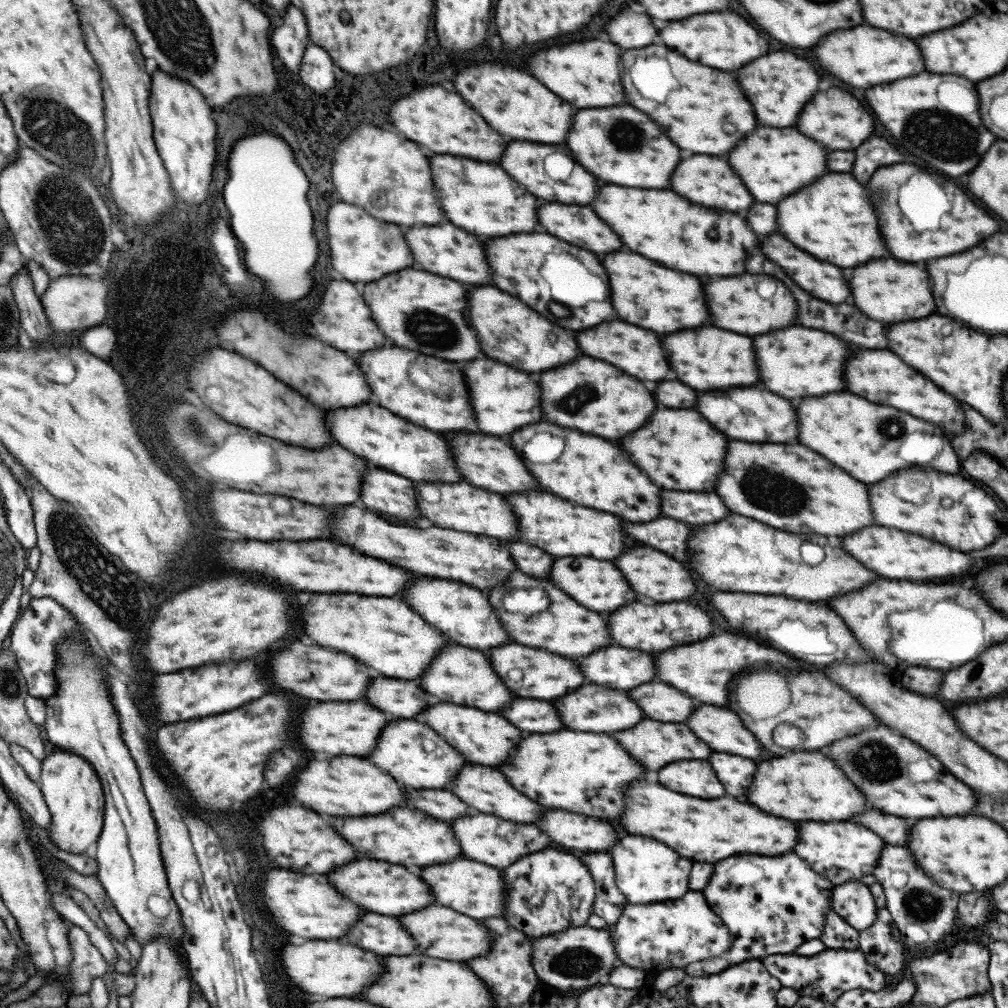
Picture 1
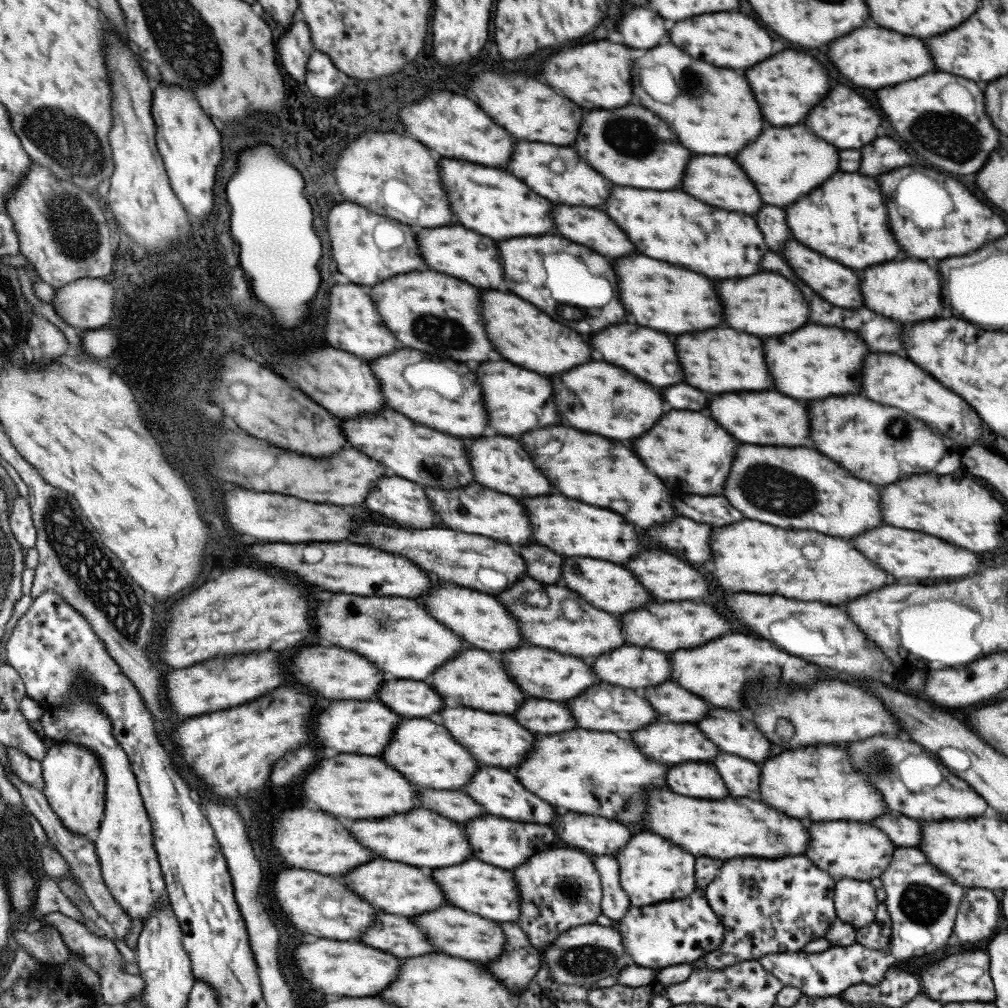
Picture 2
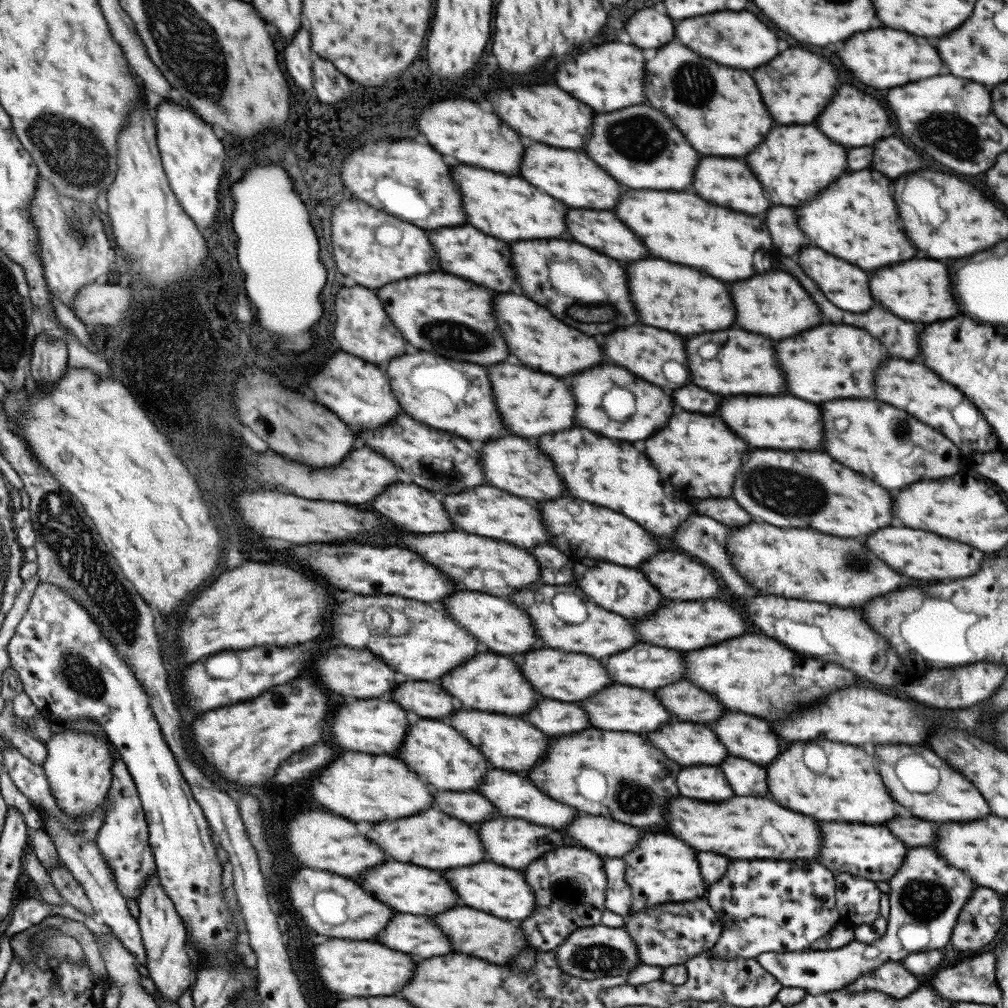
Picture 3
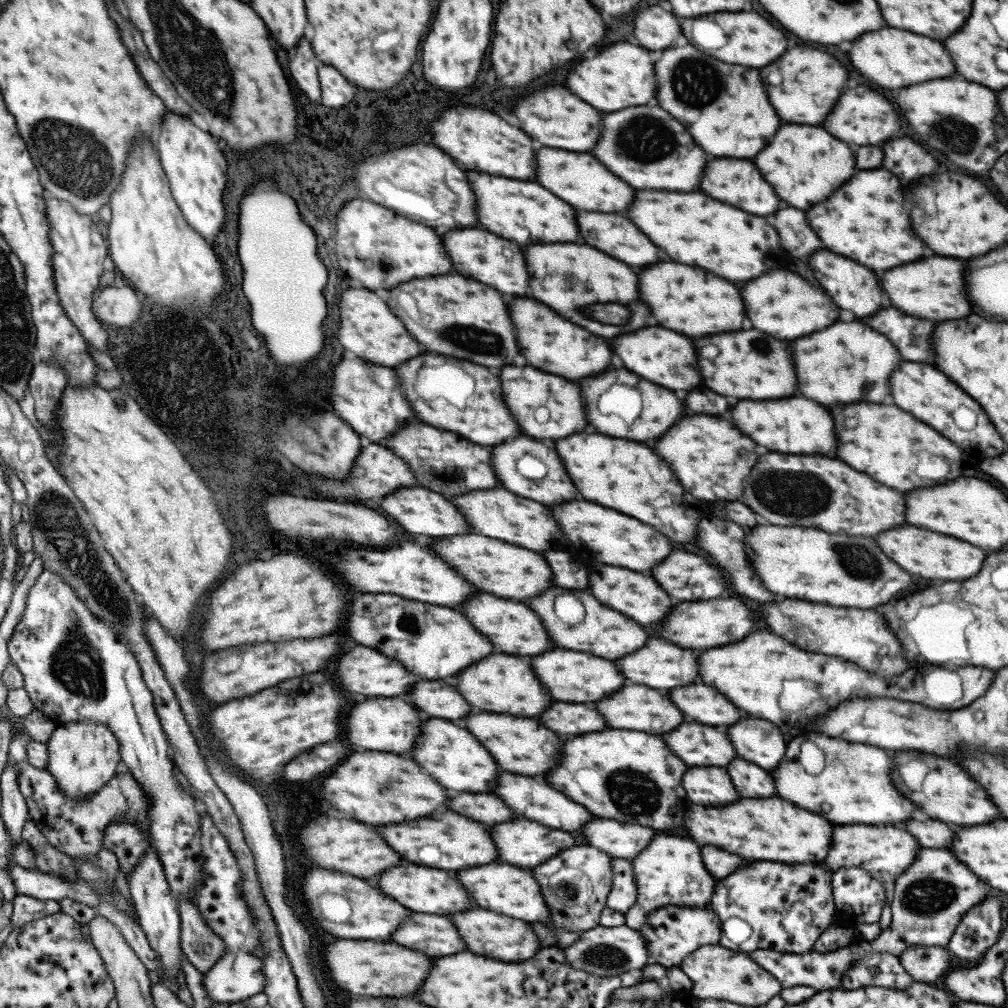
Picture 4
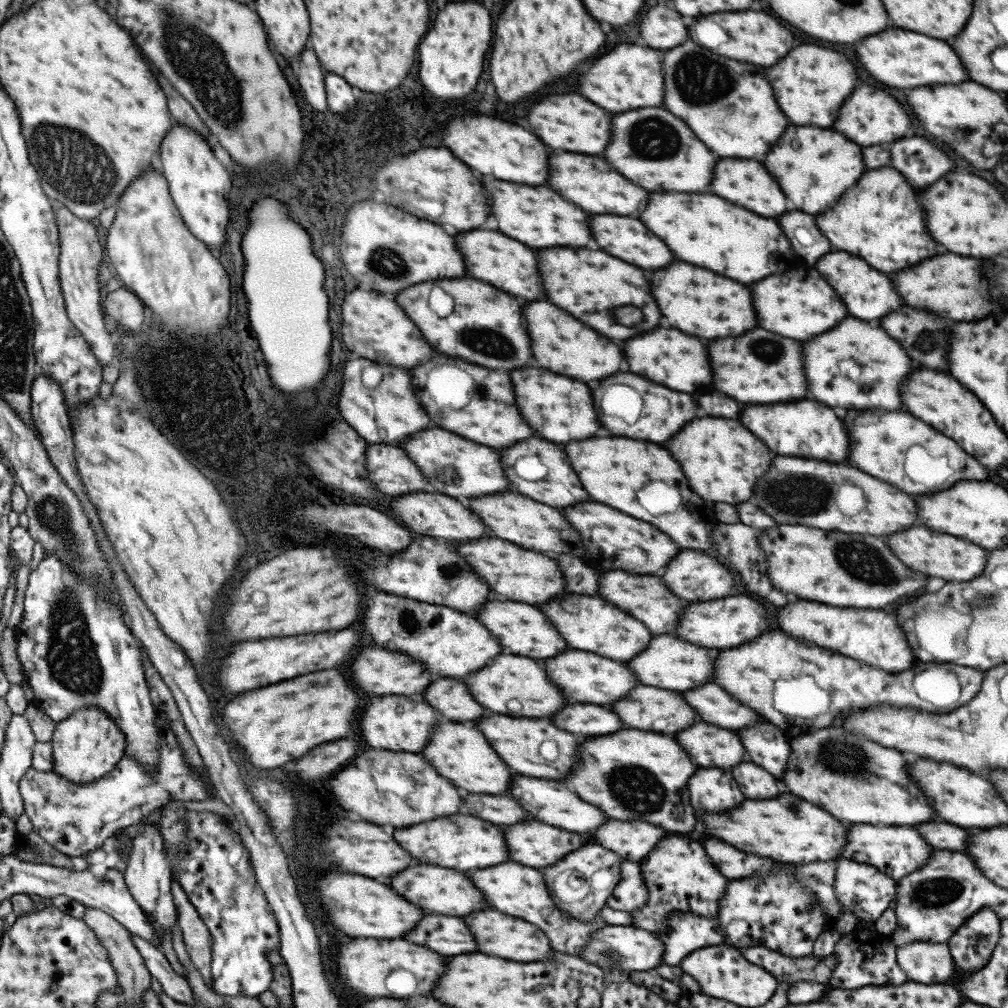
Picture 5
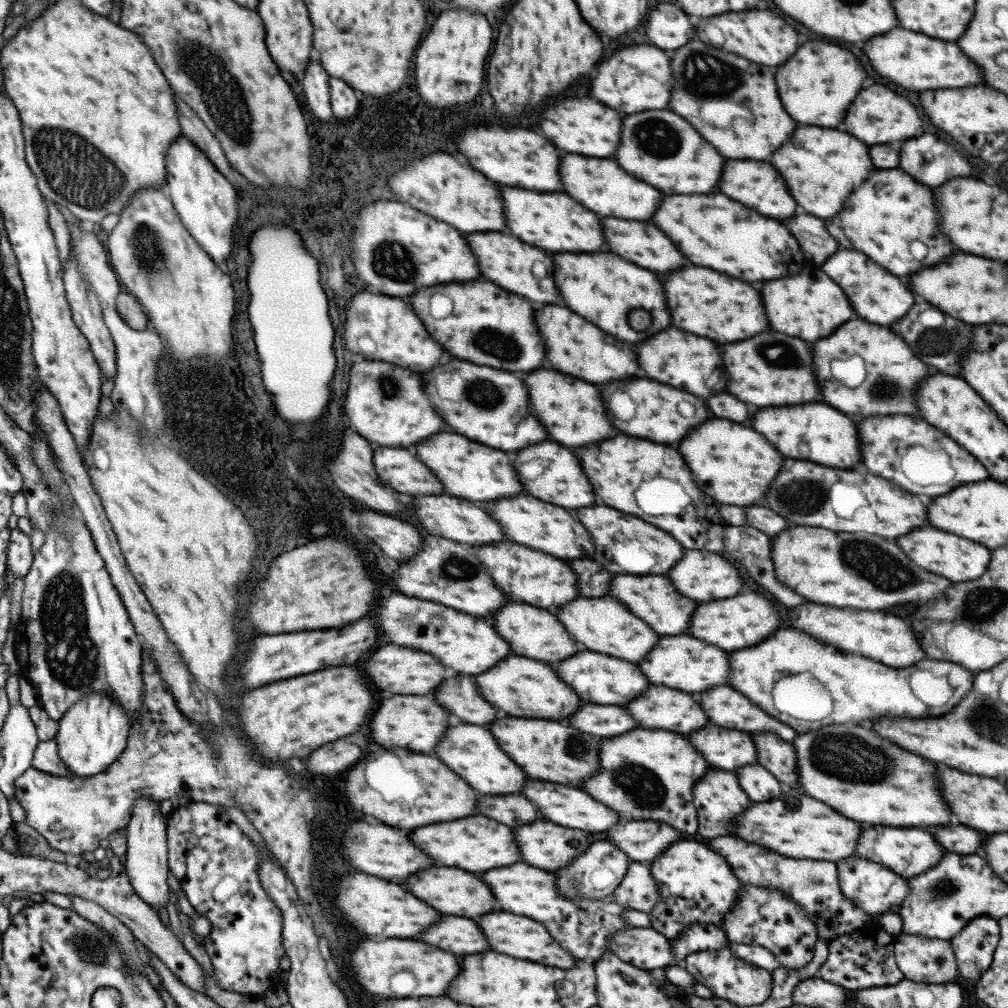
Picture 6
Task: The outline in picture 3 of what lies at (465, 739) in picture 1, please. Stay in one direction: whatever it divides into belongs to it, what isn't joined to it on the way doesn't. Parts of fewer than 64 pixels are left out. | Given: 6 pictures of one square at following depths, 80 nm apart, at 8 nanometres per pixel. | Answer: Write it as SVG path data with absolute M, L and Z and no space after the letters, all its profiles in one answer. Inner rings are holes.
M457 710L455 714L449 716L449 726L455 728L463 738L467 738L469 744L473 744L487 762L493 764L493 768L503 768L503 770L527 770L539 758L543 758L545 748L547 748L547 736L541 734L539 730L533 730L523 720L515 720L509 716L501 714L485 714L485 712L463 712Z

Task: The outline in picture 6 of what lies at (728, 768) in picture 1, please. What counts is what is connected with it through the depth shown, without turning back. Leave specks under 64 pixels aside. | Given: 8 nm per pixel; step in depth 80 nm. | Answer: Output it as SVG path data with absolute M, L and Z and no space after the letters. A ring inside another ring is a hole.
M741 766L739 770L733 770L741 790L749 796L753 802L765 802L779 796L779 782L761 766Z

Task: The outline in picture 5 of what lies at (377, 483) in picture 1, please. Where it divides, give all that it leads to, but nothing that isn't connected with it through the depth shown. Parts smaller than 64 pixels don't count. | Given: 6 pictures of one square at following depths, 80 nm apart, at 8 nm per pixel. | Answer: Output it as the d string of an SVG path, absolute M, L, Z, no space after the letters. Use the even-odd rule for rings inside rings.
M412 492L388 499L388 505L401 524L408 530L413 530L423 536L436 539L447 538L447 541L463 540L463 542L487 536L483 524L479 524L479 518L475 518L475 514L463 508L463 504L459 504L457 500L447 498L443 494Z

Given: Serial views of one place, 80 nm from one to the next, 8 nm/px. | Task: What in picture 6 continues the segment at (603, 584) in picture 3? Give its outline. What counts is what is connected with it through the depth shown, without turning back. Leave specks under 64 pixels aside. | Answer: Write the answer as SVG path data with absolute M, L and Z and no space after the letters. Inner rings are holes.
M617 574L609 580L609 596L621 602L643 620L657 634L681 634L687 630L687 622L695 608L695 602L677 594L667 578L661 576L625 576Z

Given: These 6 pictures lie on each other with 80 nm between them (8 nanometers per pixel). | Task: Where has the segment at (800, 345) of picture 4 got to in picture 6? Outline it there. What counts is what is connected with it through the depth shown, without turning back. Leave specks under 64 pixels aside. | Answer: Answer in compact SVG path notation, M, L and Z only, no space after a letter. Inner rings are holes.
M847 320L835 334L829 334L827 338L821 338L819 342L811 344L811 356L813 356L813 370L815 380L819 382L819 396L829 406L845 412L845 414L861 414L861 416L885 416L885 414L913 414L913 390L921 380L926 380L929 374L929 366L919 362L909 346L889 332L887 328L881 328L877 324L869 324L863 320ZM847 356L861 356L865 370L863 382L856 388L847 388L841 382L837 382L829 372L829 362L833 358L847 358ZM875 384L875 386L873 386ZM875 388L875 396L873 396Z

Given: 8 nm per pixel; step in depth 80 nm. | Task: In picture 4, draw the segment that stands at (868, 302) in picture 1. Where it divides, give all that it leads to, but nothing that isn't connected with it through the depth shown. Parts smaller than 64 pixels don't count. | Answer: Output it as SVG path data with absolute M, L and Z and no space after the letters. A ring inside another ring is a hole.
M925 258L921 262L911 262L899 268L891 268L879 276L879 286L889 298L889 304L909 316L925 320L954 321L969 316L971 304L967 302L963 288L963 264L955 258Z

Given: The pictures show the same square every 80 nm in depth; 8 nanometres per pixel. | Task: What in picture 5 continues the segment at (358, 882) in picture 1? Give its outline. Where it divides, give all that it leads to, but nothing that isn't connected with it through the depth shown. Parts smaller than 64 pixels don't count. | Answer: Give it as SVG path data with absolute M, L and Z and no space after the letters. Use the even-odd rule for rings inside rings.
M411 866L411 868L405 868L399 874L391 876L389 886L399 896L403 896L407 902L411 902L419 908L425 908L429 912L445 914L445 916L465 916L469 912L487 908L483 898L479 898L479 892L473 888L473 884L461 872L439 868L439 866Z

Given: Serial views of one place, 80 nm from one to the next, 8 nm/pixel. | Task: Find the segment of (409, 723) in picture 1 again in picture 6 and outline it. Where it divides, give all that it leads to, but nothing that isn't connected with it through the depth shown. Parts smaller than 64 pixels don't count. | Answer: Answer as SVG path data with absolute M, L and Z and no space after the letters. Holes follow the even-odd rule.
M471 724L449 726L447 734L443 734L443 738L439 740L439 746L435 746L435 751L431 754L435 754L449 770L453 770L477 792L511 794L523 788L525 774L497 748L493 736L481 726L471 726Z

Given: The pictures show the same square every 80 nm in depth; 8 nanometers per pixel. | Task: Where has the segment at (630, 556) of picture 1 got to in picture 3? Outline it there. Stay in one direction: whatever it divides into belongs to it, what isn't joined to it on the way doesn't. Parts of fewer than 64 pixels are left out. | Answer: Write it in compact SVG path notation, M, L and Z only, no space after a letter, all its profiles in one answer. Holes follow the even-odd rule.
M671 552L655 554L639 566L639 572L651 582L651 586L663 598L669 598L669 600L705 600L705 598L713 598L719 590L717 580L713 578L711 572L707 572L703 566L691 562L681 554L671 554Z

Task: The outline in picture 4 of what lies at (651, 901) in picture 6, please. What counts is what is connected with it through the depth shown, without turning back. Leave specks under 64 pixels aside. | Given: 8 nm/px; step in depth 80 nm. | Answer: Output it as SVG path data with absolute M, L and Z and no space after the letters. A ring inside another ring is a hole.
M614 858L611 865L611 888L606 896L606 906L624 915L634 904L637 893L635 876L629 860Z

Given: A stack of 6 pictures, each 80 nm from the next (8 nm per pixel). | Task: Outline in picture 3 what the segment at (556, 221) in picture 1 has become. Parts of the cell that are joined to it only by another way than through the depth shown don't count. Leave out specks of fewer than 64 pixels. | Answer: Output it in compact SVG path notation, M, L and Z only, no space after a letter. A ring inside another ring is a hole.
M577 208L577 210L567 210L565 214L565 228L571 236L571 240L593 248L599 254L607 254L609 258L615 260L639 260L639 258L647 258L647 250L643 250L643 244L639 242L639 238L635 238L635 234L623 226L623 222L619 222L611 212L605 210L585 210L585 208Z

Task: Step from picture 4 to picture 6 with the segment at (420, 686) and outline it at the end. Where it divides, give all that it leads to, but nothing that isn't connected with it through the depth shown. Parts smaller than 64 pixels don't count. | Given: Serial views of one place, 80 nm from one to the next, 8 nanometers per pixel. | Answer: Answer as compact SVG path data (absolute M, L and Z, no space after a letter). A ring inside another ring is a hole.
M455 676L441 682L433 696L449 714L469 724L481 726L497 716L497 710L479 698L475 682L467 676Z

